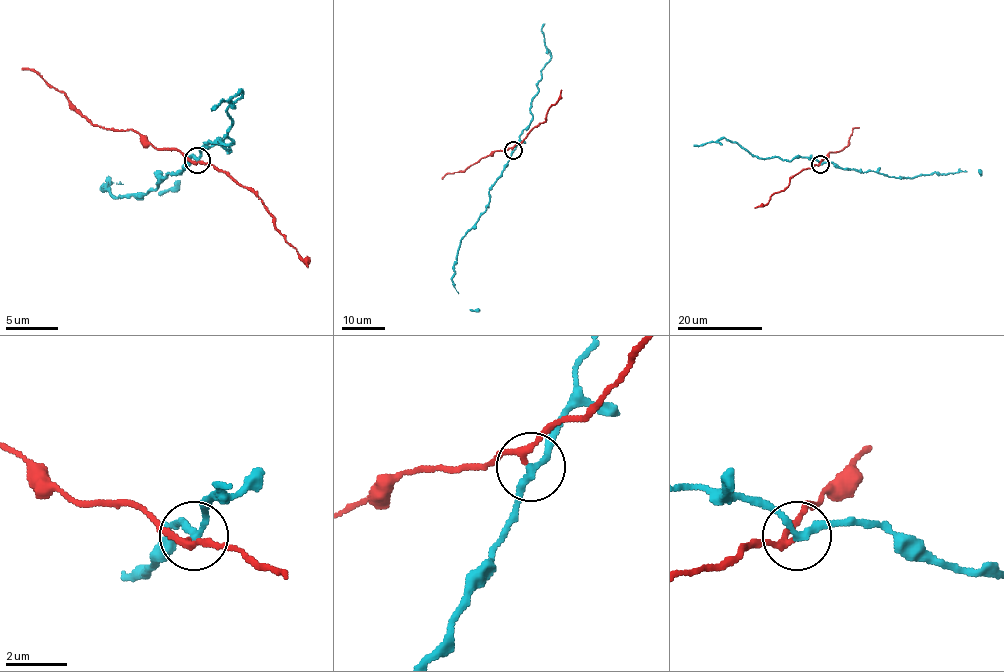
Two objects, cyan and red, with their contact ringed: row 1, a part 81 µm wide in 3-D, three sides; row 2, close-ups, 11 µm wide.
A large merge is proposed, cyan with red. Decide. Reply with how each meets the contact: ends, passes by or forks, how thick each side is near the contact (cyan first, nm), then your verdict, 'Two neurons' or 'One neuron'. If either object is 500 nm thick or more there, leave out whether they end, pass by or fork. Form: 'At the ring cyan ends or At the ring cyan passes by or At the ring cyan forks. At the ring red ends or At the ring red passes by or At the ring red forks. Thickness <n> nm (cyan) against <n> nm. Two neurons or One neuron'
At the ring cyan passes by. At the ring red passes by. Thickness 220 nm (cyan) against 190 nm. Two neurons

